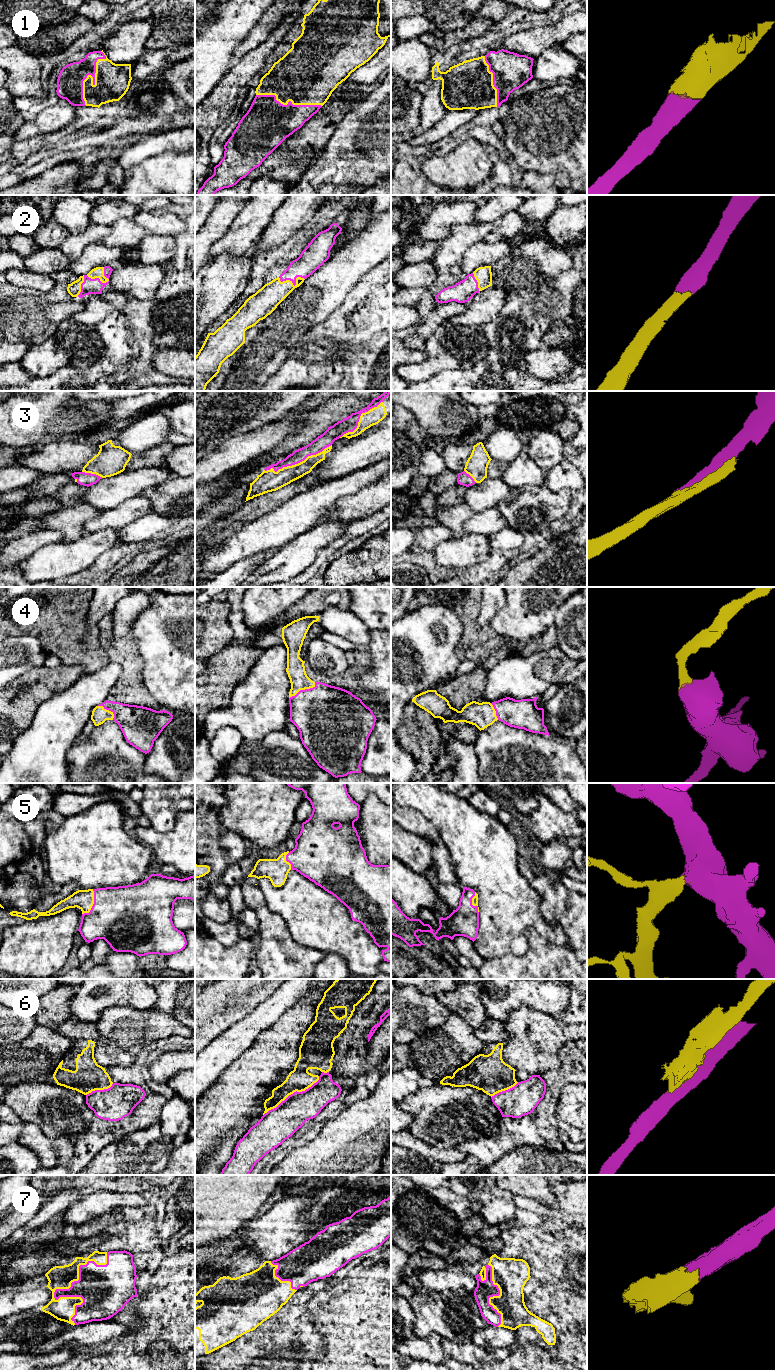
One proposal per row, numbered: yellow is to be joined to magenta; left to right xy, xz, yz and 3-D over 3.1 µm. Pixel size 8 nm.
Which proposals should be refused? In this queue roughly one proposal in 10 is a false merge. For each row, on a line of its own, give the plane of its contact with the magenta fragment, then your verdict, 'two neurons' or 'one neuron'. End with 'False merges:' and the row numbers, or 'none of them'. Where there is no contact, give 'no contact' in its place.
1: contact in xy; one neuron
2: contact in xy; one neuron
3: contact in xz; one neuron
4: contact in xz; one neuron
5: contact in xy; one neuron
6: contact in xz; two neurons
7: contact in xy; one neuron
False merges: 6

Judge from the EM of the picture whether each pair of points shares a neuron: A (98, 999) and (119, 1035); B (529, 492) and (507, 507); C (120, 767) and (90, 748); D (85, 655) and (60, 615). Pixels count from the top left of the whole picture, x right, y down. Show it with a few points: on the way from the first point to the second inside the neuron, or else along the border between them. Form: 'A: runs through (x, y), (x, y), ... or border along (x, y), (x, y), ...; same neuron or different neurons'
A: border along (127, 1005), (114, 1005), (106, 1008), (95, 1022); different neurons
B: runs through (524, 497), (512, 507); same neuron
C: runs through (113, 762), (105, 754), (97, 754); same neuron
D: runs through (76, 645), (62, 631), (60, 625); same neuron

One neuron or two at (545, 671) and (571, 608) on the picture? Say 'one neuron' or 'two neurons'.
one neuron

